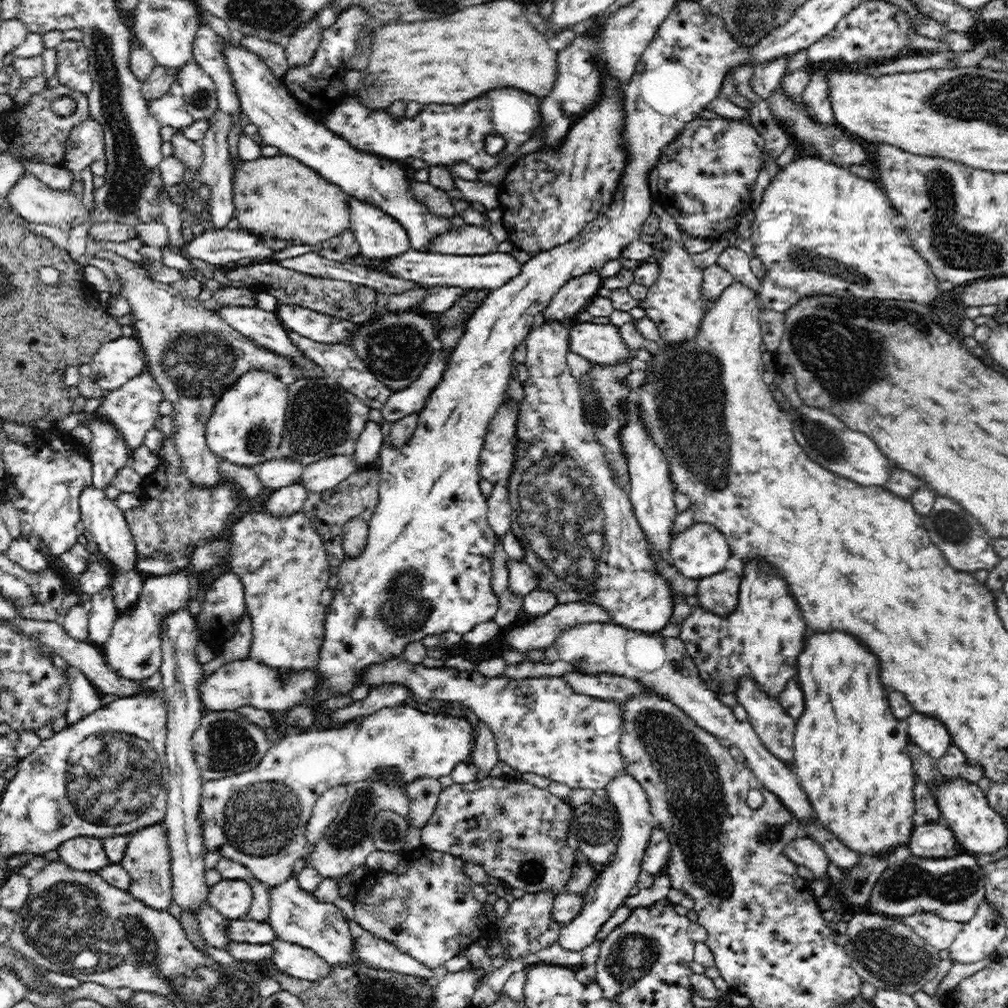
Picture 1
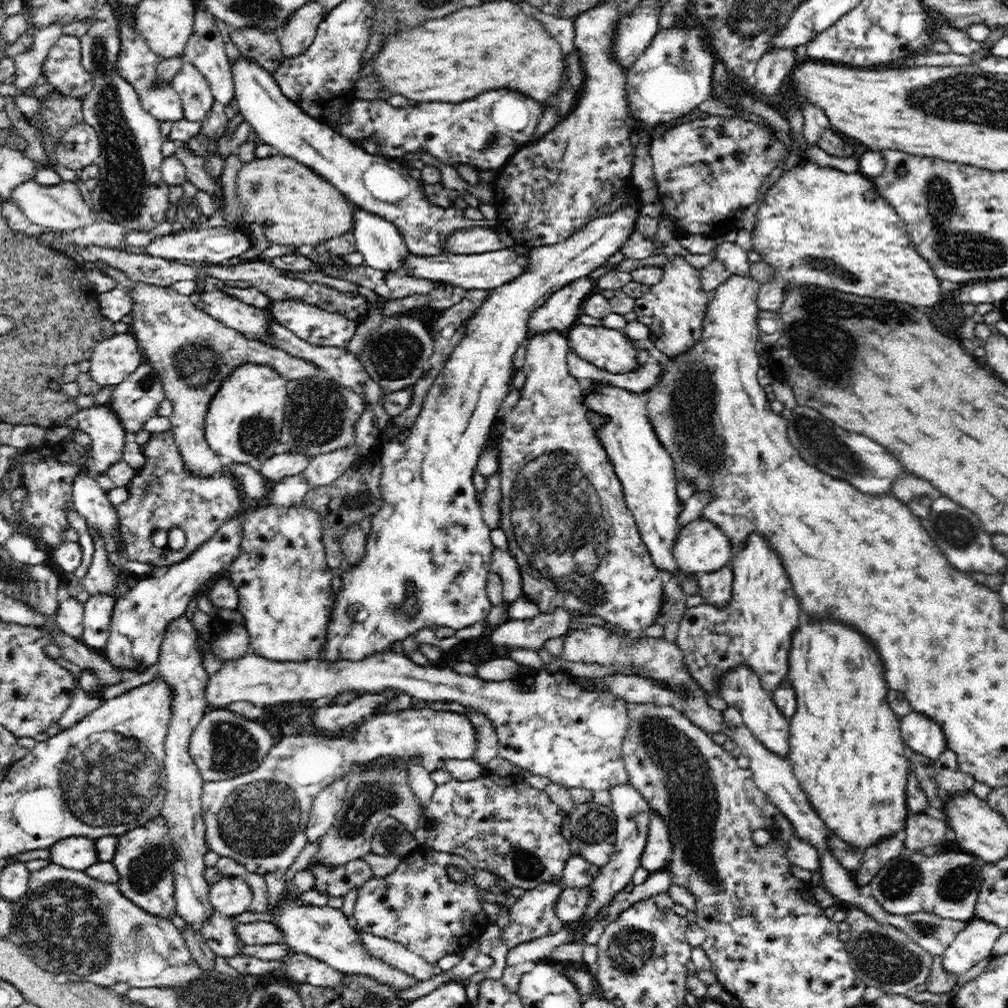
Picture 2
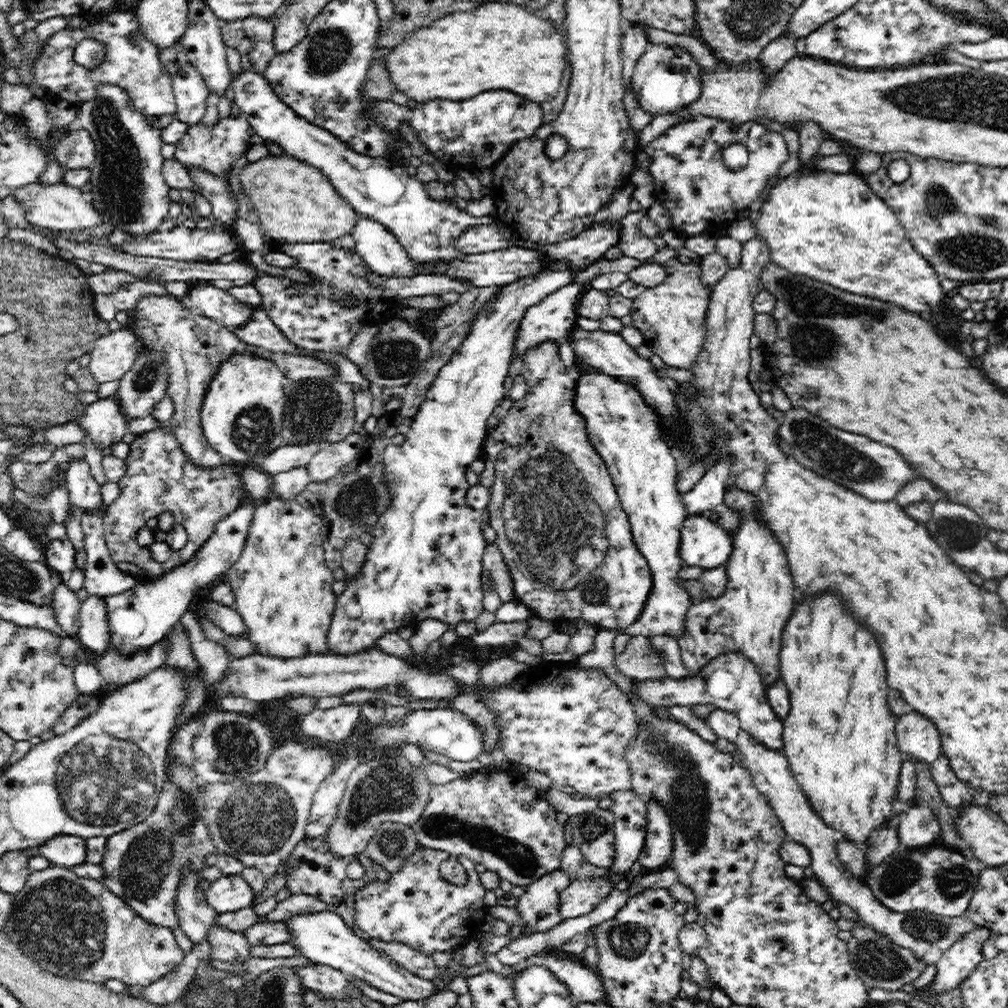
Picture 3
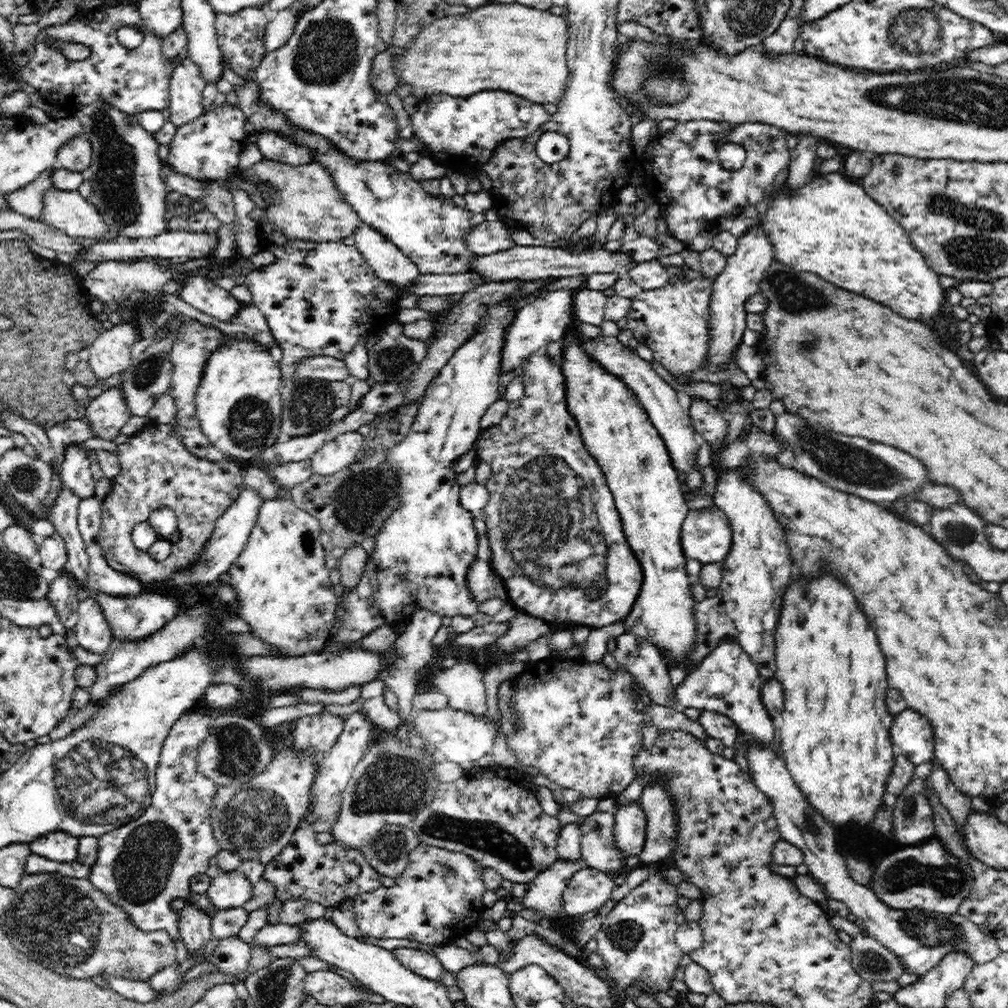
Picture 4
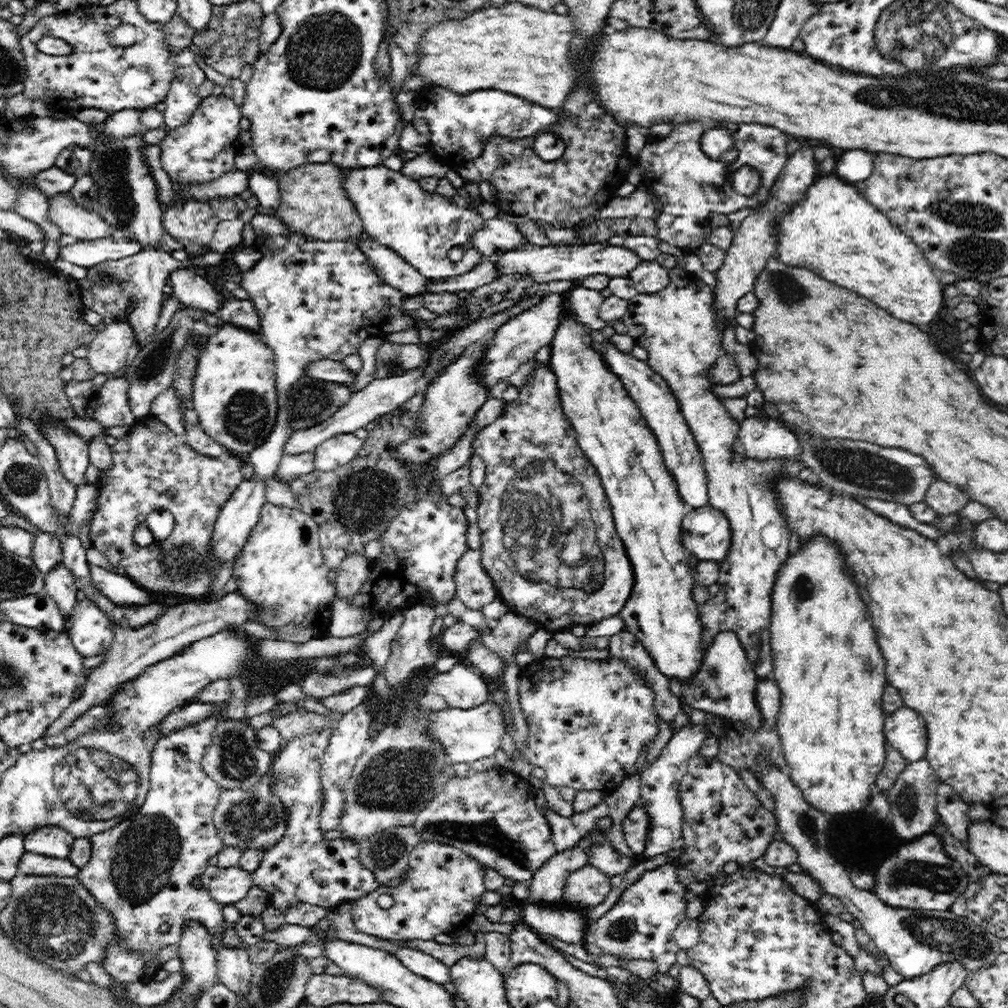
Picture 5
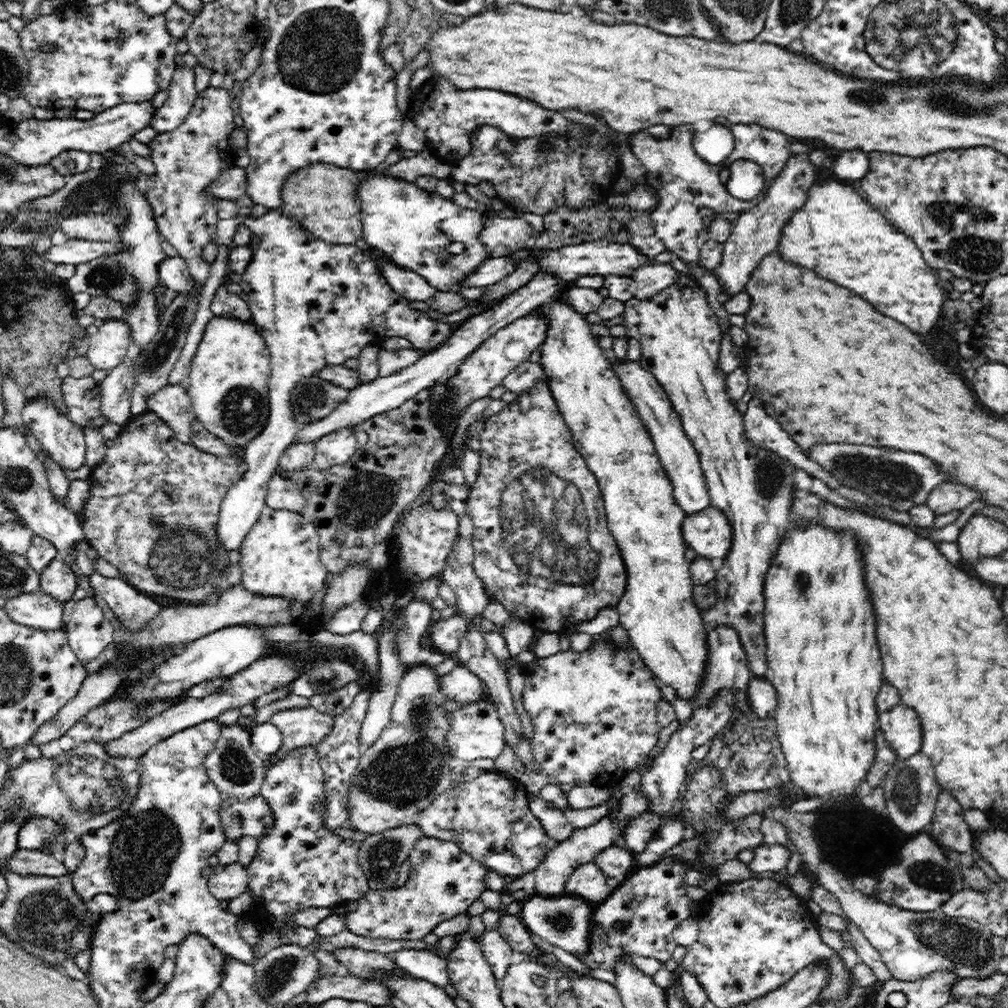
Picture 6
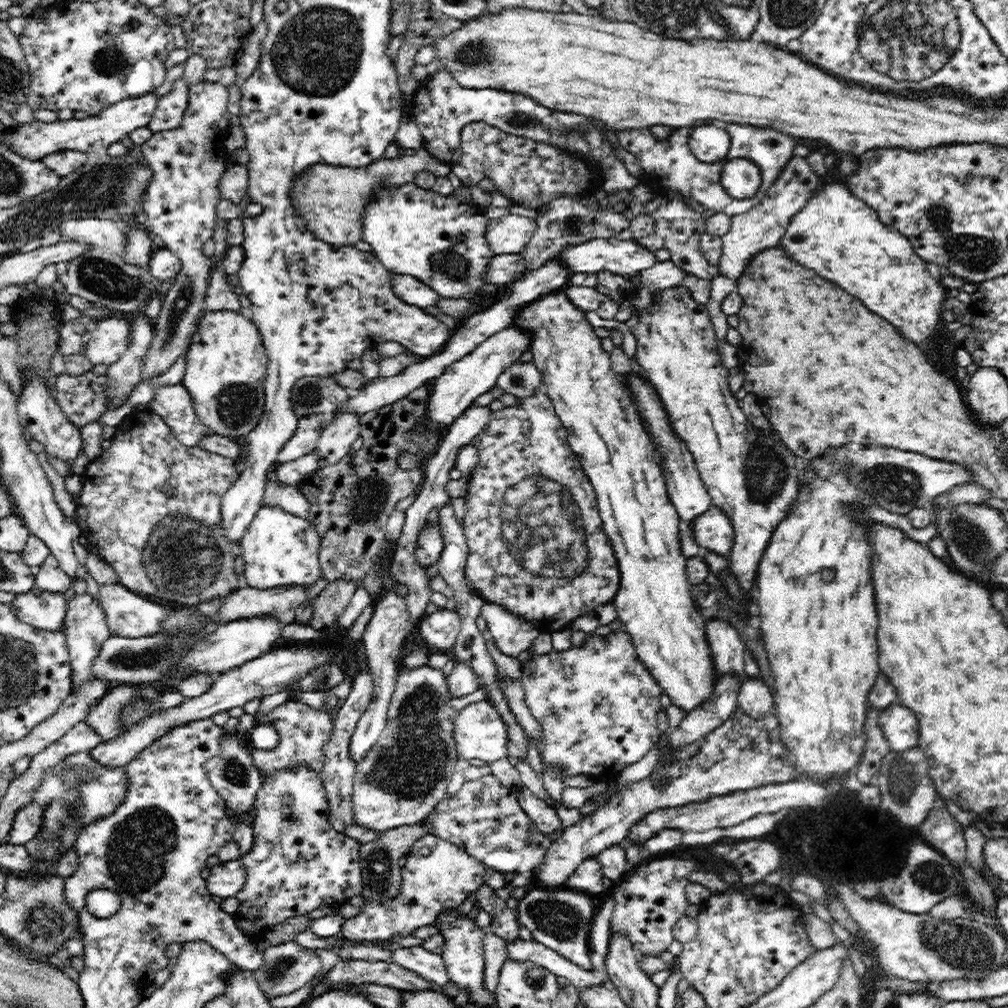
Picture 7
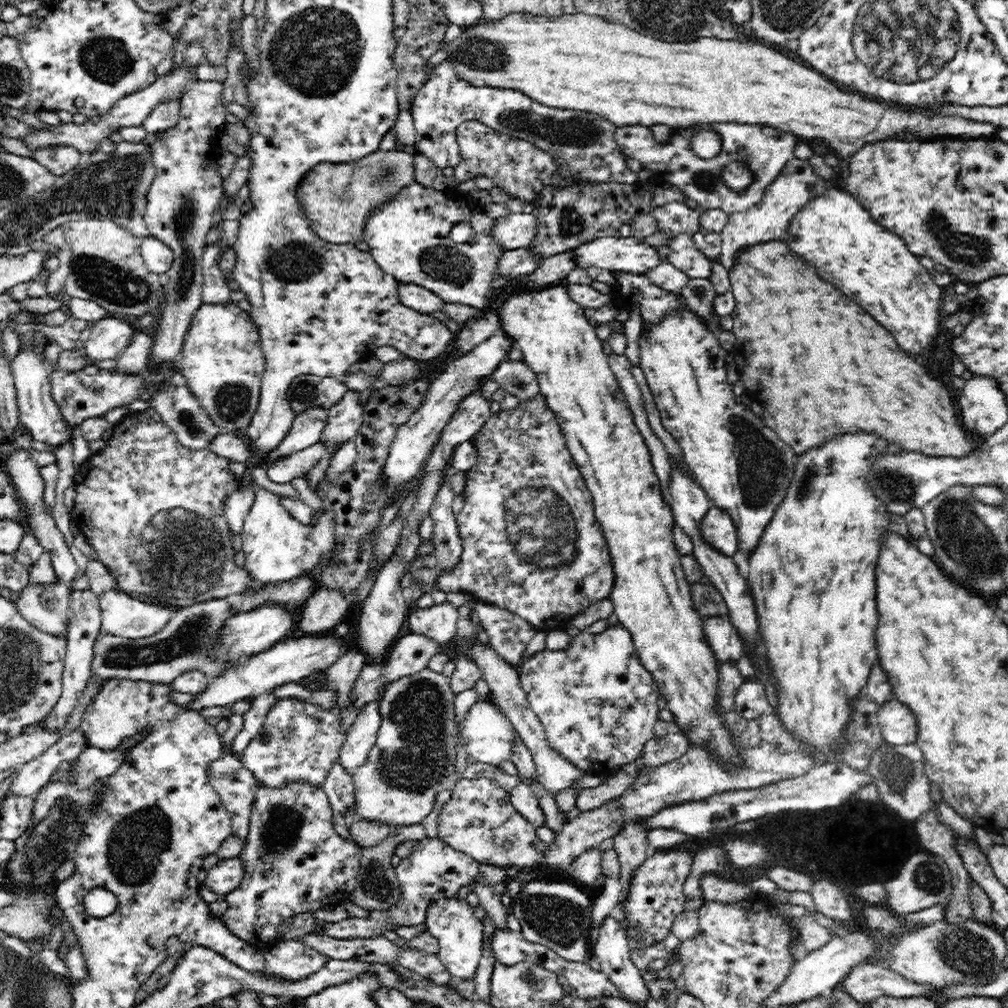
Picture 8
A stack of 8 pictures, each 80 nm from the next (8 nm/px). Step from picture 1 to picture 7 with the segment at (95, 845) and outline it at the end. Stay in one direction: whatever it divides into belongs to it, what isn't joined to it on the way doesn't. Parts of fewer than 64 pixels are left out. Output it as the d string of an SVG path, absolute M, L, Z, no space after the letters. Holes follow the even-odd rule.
M32 801L22 810L18 810L18 814L12 821L7 842L22 846L25 842L35 844L35 836L42 826L42 812L44 812L43 808Z

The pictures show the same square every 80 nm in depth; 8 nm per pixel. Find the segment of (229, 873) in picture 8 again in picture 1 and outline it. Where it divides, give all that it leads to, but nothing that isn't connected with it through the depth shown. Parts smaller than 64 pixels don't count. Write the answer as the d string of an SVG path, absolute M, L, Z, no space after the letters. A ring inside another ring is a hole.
M226 880L209 887L207 902L227 919L247 918L253 889L245 880Z

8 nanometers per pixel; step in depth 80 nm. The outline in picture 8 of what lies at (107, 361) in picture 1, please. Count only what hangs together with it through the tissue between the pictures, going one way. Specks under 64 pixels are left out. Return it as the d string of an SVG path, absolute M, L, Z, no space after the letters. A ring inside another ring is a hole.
M106 317L90 324L90 338L83 342L88 362L118 358L130 344L136 330L115 317Z

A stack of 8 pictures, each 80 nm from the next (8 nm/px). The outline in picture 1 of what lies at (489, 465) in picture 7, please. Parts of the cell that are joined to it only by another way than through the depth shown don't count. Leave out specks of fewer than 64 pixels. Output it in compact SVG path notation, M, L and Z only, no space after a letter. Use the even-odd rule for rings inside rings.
M540 321L525 340L523 364L527 366L528 378L524 381L517 420L517 440L520 443L517 444L514 474L507 480L512 531L528 552L523 562L539 576L538 590L552 592L559 604L580 601L599 604L614 624L655 633L669 623L674 608L674 591L656 569L653 552L648 548L645 533L634 514L629 491L620 487L614 469L606 463L606 449L598 443L584 420L579 379L572 376L567 363L572 325L572 322Z

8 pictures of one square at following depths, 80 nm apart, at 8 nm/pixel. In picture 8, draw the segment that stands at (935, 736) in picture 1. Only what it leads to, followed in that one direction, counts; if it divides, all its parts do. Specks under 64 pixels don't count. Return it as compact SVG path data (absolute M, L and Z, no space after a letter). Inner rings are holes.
M896 698L880 705L877 714L882 737L889 746L906 746L917 740L917 720L912 711Z

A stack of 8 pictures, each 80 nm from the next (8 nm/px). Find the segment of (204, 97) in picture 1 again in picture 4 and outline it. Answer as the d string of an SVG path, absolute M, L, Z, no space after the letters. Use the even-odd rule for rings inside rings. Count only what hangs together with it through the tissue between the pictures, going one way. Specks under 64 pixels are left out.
M184 58L174 67L169 86L169 121L174 126L184 126L205 111L202 91L206 85L198 65L190 58Z

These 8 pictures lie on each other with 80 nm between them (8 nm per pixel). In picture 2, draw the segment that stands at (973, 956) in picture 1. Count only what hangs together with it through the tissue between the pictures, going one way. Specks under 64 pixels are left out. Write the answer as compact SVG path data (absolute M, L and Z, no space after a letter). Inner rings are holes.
M974 917L967 922L962 932L958 932L954 942L943 952L943 969L948 974L962 976L980 960L992 956L994 942L1001 933L1002 928L994 921Z

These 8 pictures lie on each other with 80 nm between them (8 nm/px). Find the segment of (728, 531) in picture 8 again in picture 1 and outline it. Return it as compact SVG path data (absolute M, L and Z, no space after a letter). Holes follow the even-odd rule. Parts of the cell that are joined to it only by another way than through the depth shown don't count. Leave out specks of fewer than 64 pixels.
M694 523L686 531L673 536L667 559L680 573L691 579L701 579L722 572L731 556L730 545L726 538L711 524Z

